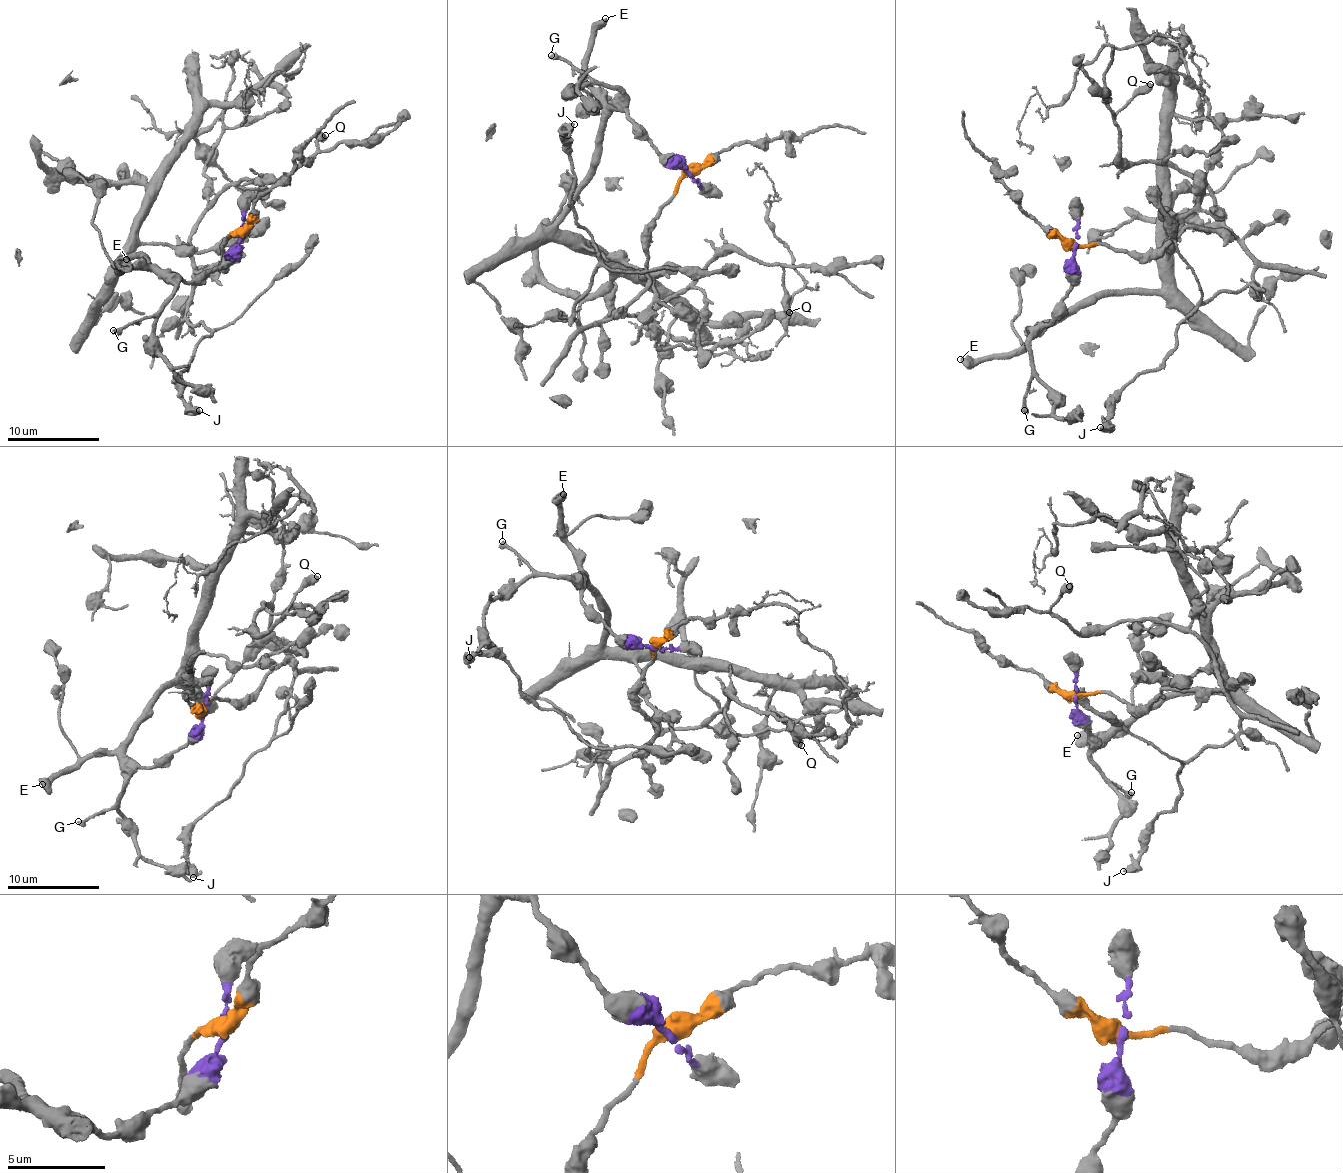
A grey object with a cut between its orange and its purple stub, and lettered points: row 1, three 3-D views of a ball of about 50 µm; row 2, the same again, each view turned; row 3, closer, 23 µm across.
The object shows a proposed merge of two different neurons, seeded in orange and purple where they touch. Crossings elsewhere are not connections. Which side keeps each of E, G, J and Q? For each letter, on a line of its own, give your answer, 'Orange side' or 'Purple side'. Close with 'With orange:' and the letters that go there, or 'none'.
E: Purple side
G: Purple side
J: Orange side
Q: Orange side
With orange: J, Q

